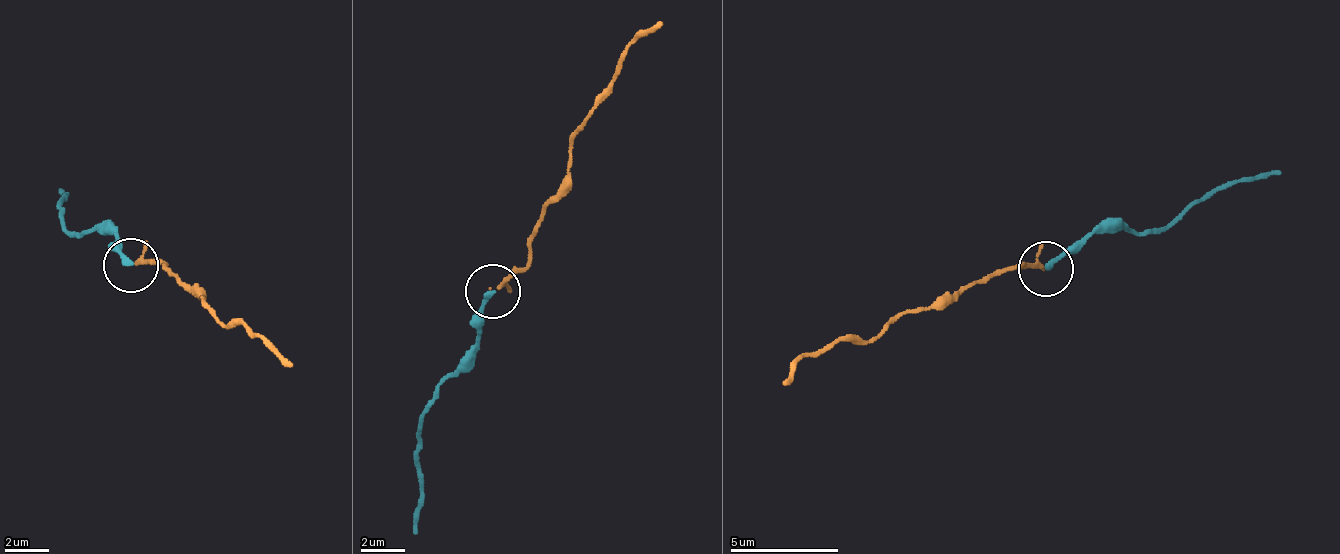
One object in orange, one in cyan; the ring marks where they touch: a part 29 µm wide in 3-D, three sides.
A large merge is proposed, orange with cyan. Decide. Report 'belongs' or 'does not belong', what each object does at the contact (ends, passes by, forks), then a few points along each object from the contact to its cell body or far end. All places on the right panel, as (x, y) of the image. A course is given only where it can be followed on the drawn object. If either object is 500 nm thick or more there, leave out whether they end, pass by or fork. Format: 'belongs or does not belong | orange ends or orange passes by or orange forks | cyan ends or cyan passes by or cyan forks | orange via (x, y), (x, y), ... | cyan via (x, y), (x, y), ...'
belongs | orange passes by | cyan ends | orange via (1044, 270), (993, 271), (924, 309), (897, 320), (874, 338), (812, 350), (782, 383) | cyan via (1044, 270), (1106, 230), (1157, 234), (1180, 220), (1218, 187), (1279, 172)

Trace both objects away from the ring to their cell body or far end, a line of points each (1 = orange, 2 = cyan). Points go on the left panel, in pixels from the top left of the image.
1: (129, 266), (165, 267), (164, 264), (202, 298), (201, 305), (221, 323), (255, 331), (291, 364)
2: (129, 266), (106, 231), (77, 239), (62, 226), (65, 198), (58, 191)

